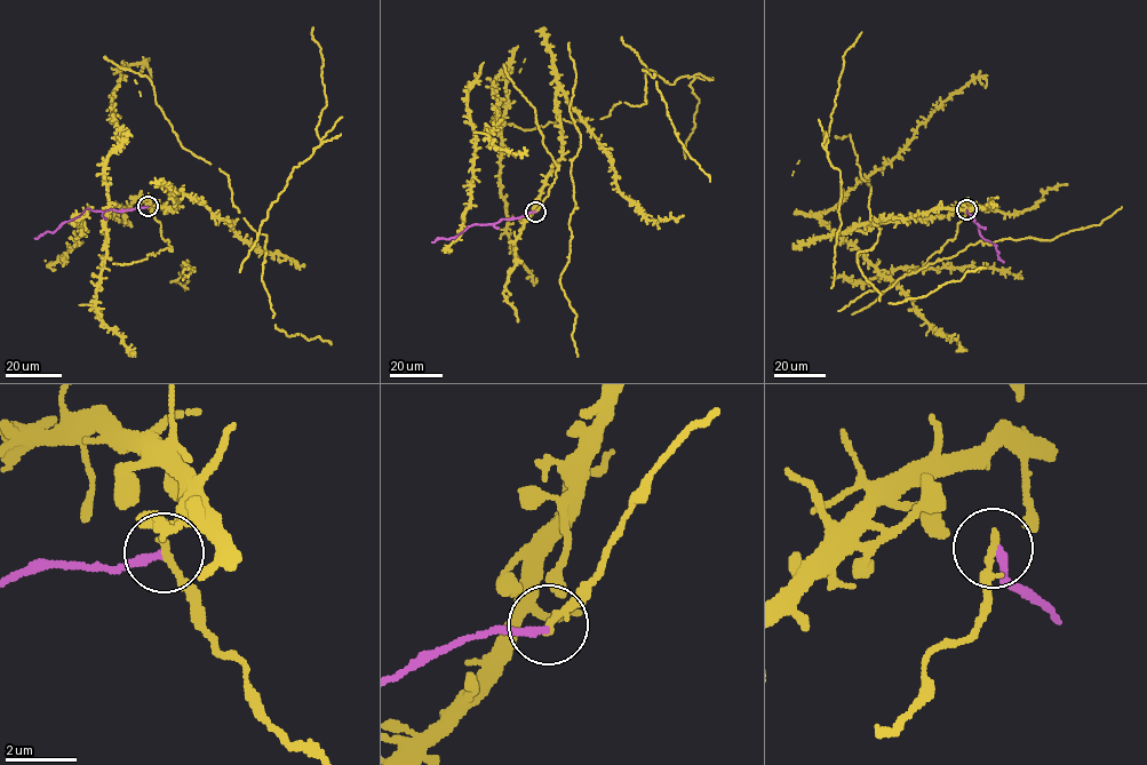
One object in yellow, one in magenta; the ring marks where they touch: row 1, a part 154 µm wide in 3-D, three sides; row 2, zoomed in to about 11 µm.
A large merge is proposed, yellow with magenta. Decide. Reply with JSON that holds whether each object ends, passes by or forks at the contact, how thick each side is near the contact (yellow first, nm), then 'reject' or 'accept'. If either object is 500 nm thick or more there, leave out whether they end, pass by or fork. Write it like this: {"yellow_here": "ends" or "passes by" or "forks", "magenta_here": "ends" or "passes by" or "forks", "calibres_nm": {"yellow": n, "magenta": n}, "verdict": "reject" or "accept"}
{"yellow_here": "ends", "magenta_here": "ends", "calibres_nm": {"yellow": 220, "magenta": 200}, "verdict": "reject"}

